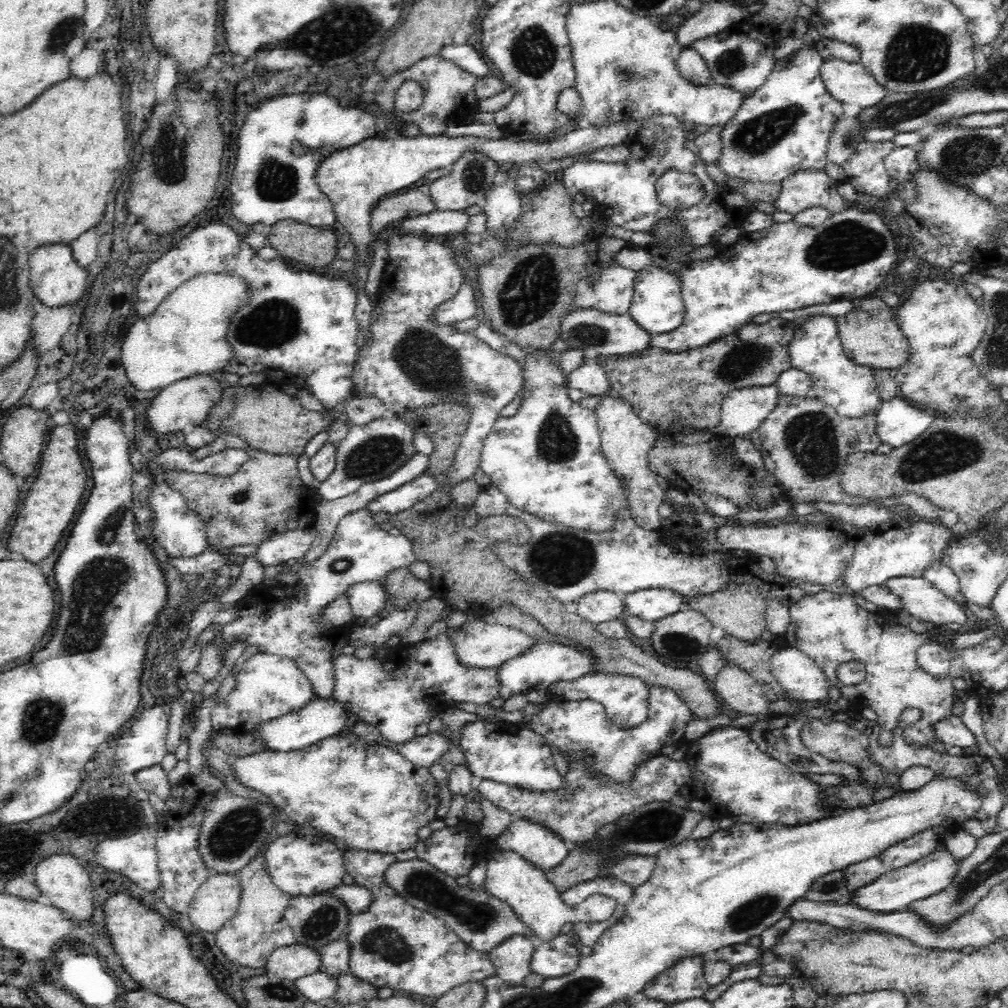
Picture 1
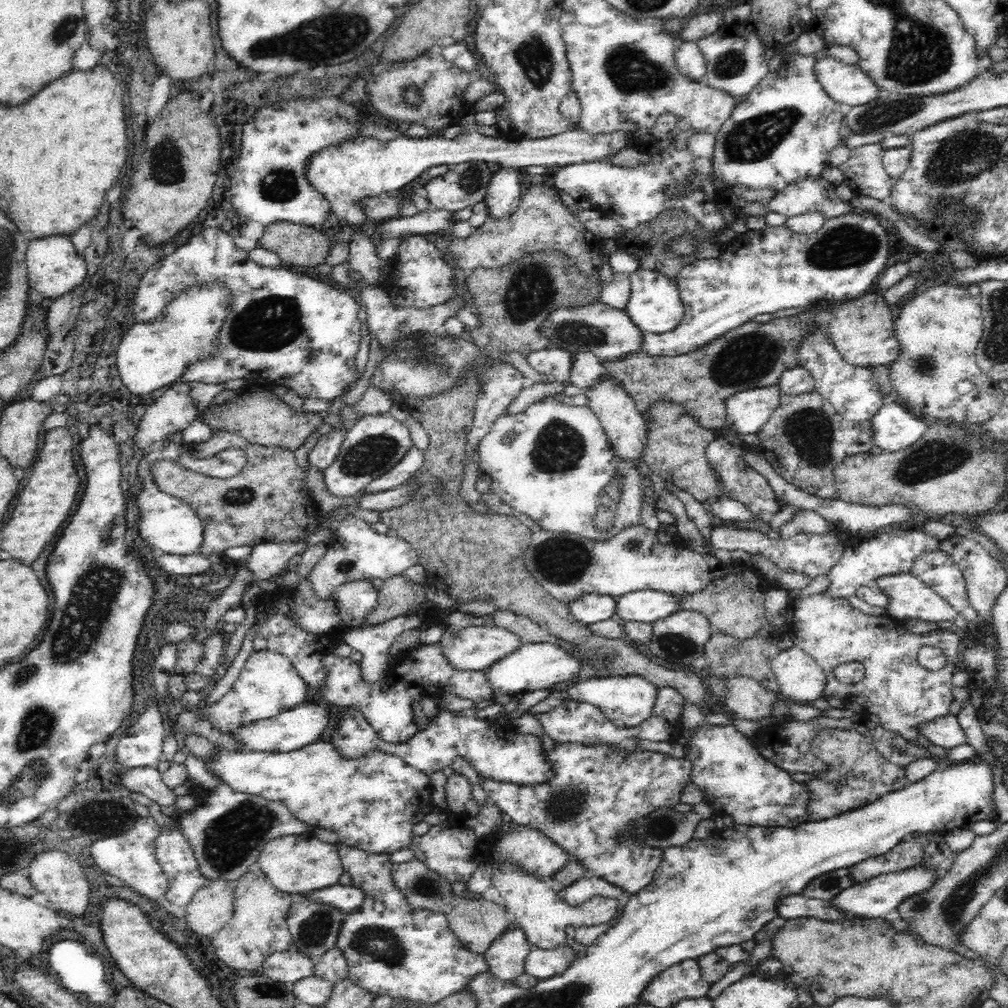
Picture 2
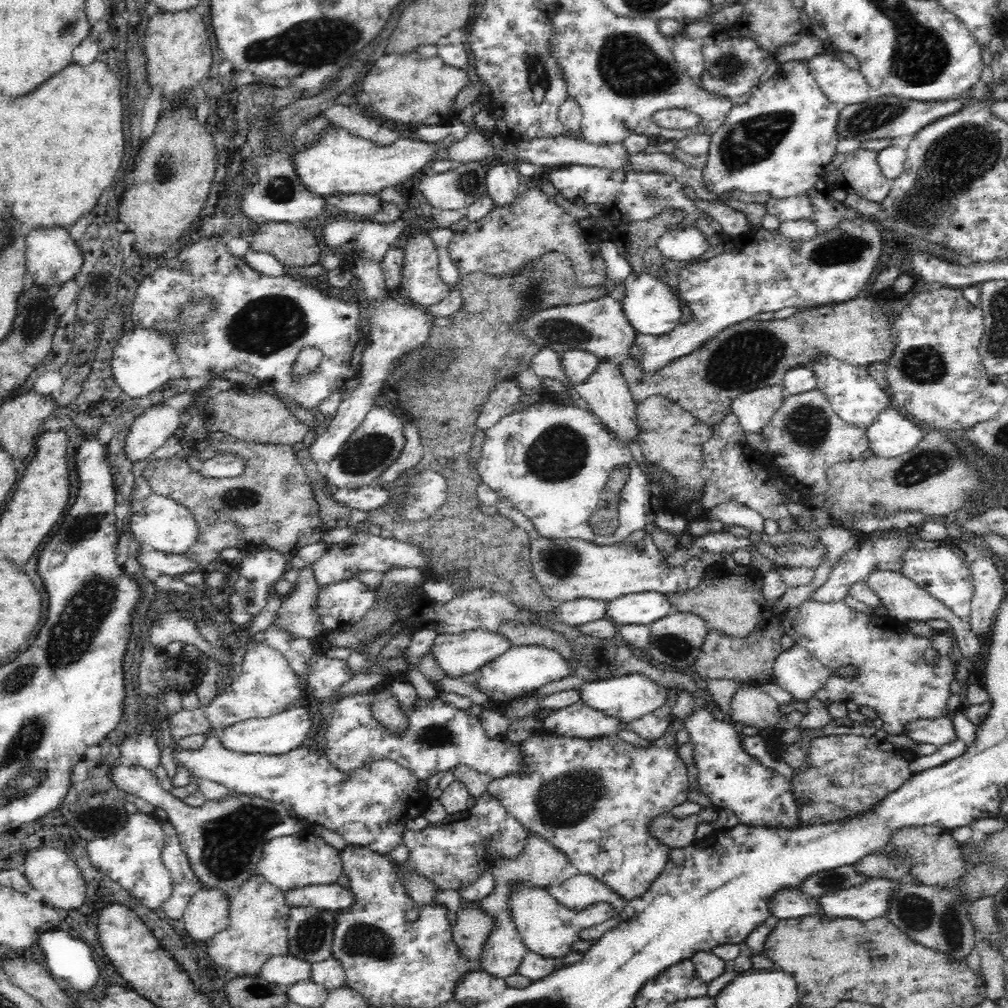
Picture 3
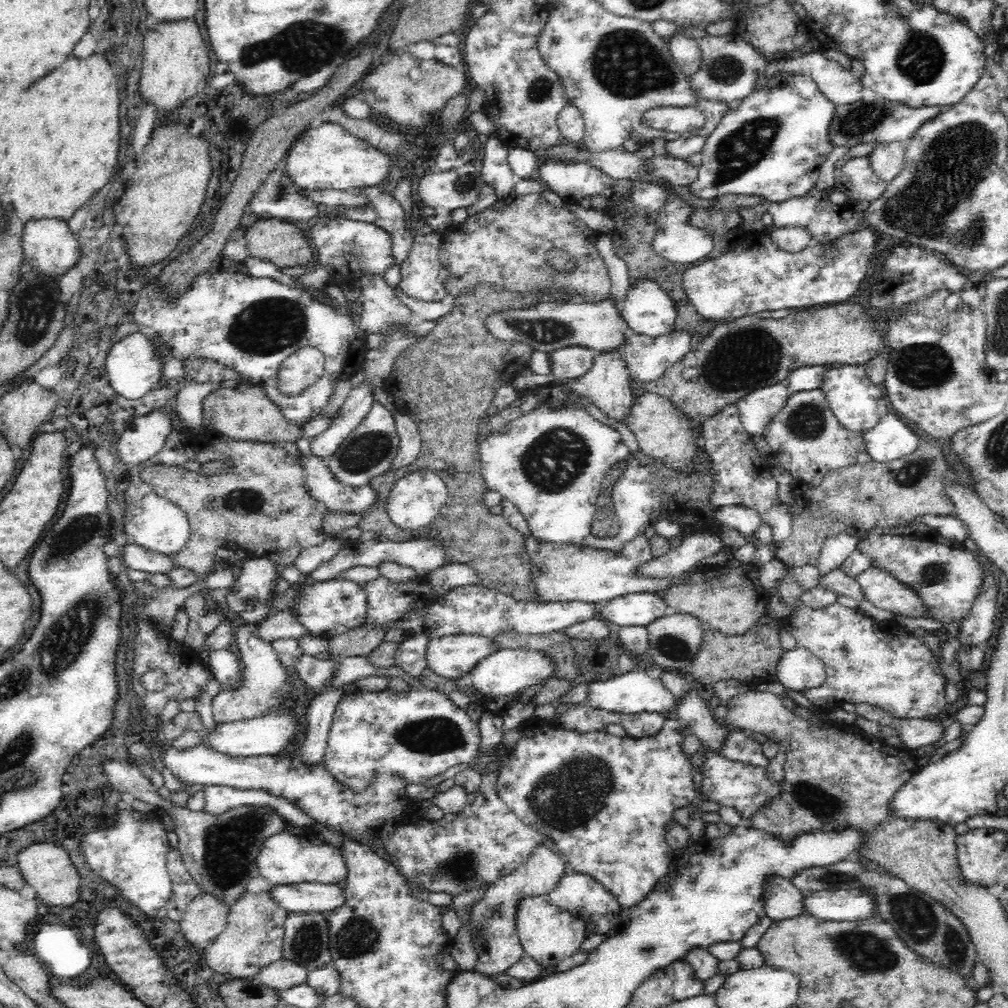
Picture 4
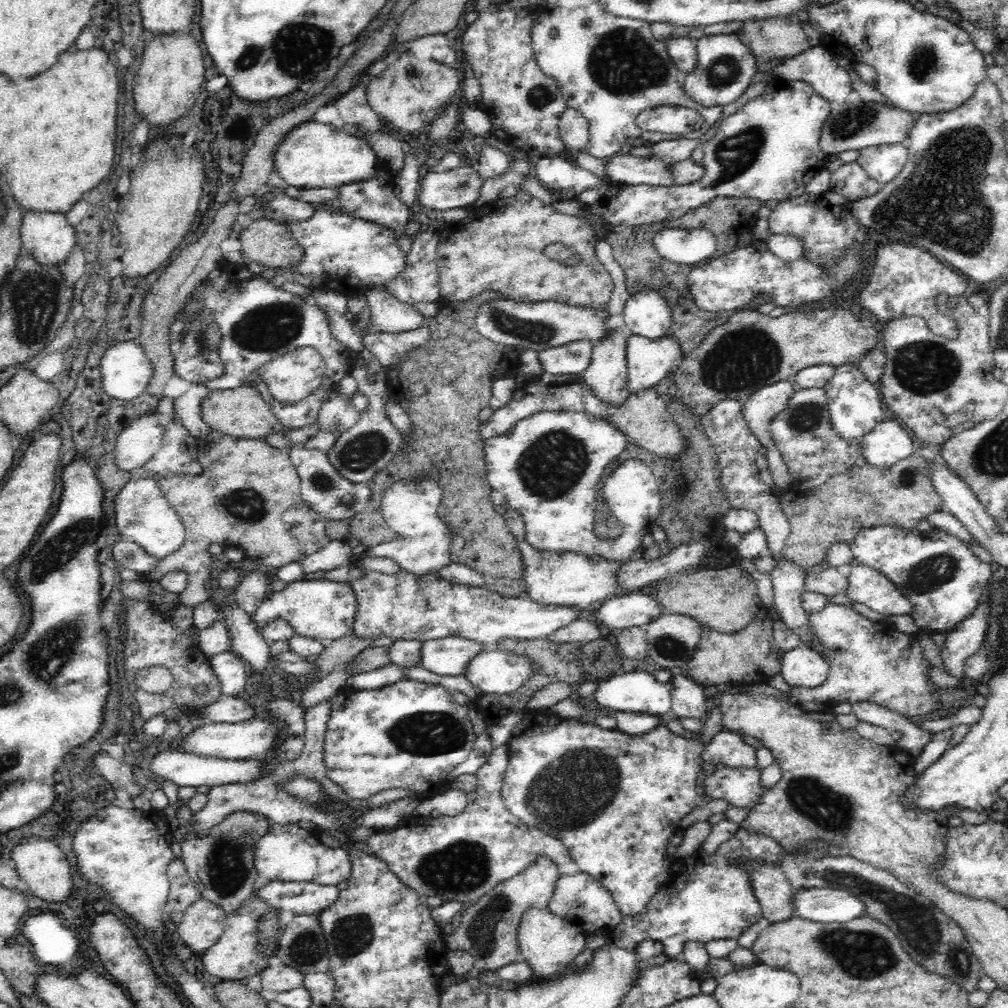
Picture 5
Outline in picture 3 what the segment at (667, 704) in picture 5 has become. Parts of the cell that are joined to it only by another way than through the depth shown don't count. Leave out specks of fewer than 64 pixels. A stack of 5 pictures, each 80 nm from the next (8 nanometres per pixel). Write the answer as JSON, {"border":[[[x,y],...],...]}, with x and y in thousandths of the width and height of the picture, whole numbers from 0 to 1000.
{"border":[[[636,669],[605,672],[602,675],[588,675],[572,683],[574,694],[583,700],[599,706],[601,710],[625,718],[635,714],[641,708],[647,708],[662,693],[663,684],[647,677]]]}

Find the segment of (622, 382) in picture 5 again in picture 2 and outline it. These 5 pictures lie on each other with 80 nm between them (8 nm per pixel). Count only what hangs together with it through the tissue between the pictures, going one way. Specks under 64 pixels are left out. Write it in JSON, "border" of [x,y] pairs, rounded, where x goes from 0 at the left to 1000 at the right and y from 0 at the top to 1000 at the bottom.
{"border":[[[600,369],[597,373],[598,379],[591,384],[579,387],[583,394],[583,403],[594,415],[596,424],[602,433],[604,446],[615,459],[626,460],[630,464],[635,464],[635,456],[639,452],[639,446],[643,442],[643,427],[640,415],[633,409],[627,396],[621,392],[619,386],[605,377]]]}

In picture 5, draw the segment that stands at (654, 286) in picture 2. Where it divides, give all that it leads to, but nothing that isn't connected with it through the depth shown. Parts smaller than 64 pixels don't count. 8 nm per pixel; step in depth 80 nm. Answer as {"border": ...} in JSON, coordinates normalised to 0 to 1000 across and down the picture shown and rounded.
{"border":[[[636,286],[619,301],[619,322],[628,331],[644,336],[661,334],[666,327],[668,311],[663,298],[648,286]]]}

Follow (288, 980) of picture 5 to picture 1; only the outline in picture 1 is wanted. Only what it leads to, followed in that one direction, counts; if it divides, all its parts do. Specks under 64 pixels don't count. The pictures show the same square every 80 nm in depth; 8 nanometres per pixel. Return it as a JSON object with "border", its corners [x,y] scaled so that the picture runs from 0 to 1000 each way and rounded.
{"border":[[[292,936],[274,940],[264,956],[265,964],[276,969],[293,972],[317,960],[317,943],[310,938]]]}

